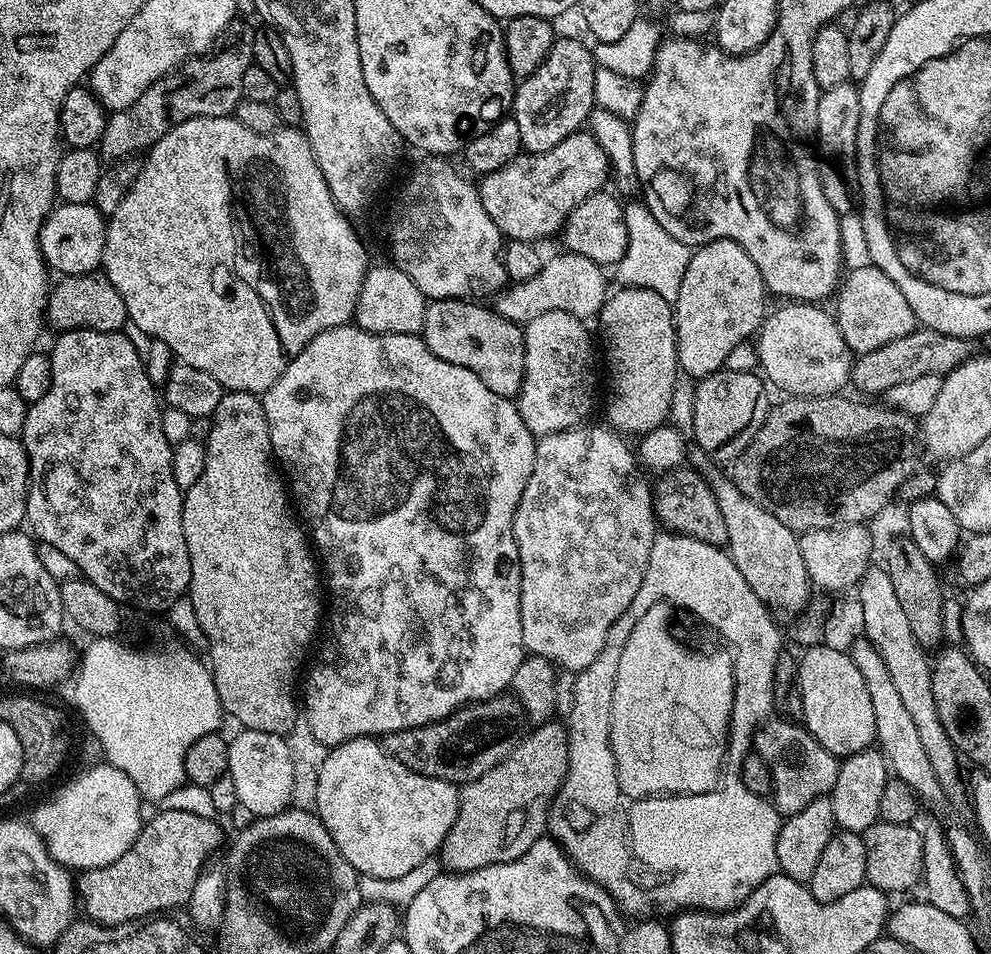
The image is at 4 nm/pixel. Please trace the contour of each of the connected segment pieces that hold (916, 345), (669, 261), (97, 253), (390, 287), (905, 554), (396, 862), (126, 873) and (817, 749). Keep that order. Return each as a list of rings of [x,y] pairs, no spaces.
[[[923,326],[917,327],[915,332],[906,334],[906,338],[886,342],[886,346],[878,346],[878,350],[859,353],[852,364],[851,387],[865,392],[865,394],[860,393],[865,397],[880,398],[890,390],[890,386],[911,382],[921,374],[944,376],[958,365],[972,359],[974,355],[972,344],[971,339],[962,336],[947,336]]]
[[[632,198],[624,204],[626,218],[626,254],[614,265],[616,276],[625,285],[634,288],[652,290],[664,298],[670,305],[675,305],[678,289],[682,286],[682,278],[686,275],[686,266],[690,266],[693,249],[689,245],[678,242],[670,230],[665,230],[662,222],[650,214],[648,205],[639,199]]]
[[[57,203],[44,219],[40,231],[40,254],[43,263],[60,276],[77,276],[97,271],[104,258],[105,231],[106,217],[98,211],[95,204]]]
[[[385,262],[381,268],[369,267],[365,274],[362,288],[358,294],[354,323],[356,327],[374,334],[410,334],[414,336],[424,331],[424,319],[428,306],[429,301],[422,294],[422,290],[418,290],[418,286],[414,286],[414,282],[410,282],[410,278],[406,278],[406,274],[402,274],[402,270]]]
[[[901,534],[889,544],[884,567],[890,574],[890,582],[893,583],[894,590],[897,592],[898,602],[901,603],[901,609],[905,612],[914,638],[918,639],[919,644],[925,650],[939,647],[944,640],[943,612],[945,599],[944,595],[942,596],[935,565],[931,564],[922,554],[922,550],[919,550],[918,546],[915,546],[910,536]]]
[[[372,738],[348,740],[344,744],[335,745],[329,752],[332,753],[321,762],[320,769],[316,772],[316,805],[314,805],[314,811],[320,817],[320,821],[326,826],[330,838],[334,838],[338,850],[342,850],[346,862],[350,862],[350,866],[354,866],[357,873],[380,879],[399,878],[402,874],[409,873],[410,870],[414,869],[414,866],[426,862],[427,859],[435,857],[439,853],[442,842],[446,838],[446,834],[450,834],[450,826],[454,826],[454,818],[458,814],[460,793],[457,785],[438,778],[423,776],[406,766],[402,766],[402,762],[390,758],[390,754],[386,754],[379,743]]]
[[[168,808],[141,827],[134,846],[118,862],[79,873],[79,907],[95,924],[125,924],[187,905],[194,882],[223,840],[224,832],[214,821],[184,808]]]
[[[769,718],[756,729],[752,746],[755,752],[770,766],[772,775],[772,795],[770,801],[787,818],[806,810],[810,802],[827,797],[838,782],[838,770],[841,761],[826,746],[819,744],[804,727],[803,723],[793,722],[788,718]]]

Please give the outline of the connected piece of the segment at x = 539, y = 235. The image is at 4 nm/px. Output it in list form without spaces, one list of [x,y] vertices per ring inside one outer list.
[[[591,132],[570,134],[554,150],[529,152],[515,156],[502,170],[483,173],[479,181],[480,197],[486,214],[508,240],[541,242],[563,229],[566,218],[590,194],[609,183],[608,159]]]

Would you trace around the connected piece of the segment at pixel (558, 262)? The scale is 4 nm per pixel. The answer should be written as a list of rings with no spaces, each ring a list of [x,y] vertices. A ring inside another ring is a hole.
[[[567,250],[561,253],[561,256],[548,256],[541,269],[528,280],[509,283],[495,297],[494,311],[502,318],[521,326],[538,318],[538,314],[546,314],[550,310],[562,310],[581,318],[595,317],[610,295],[608,280],[604,277],[605,269],[590,262],[590,258],[582,258],[582,254]]]

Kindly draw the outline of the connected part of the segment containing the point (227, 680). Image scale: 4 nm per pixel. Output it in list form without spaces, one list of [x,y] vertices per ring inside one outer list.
[[[225,391],[224,396],[218,402],[218,406],[212,411],[211,419],[210,436],[207,443],[204,444],[206,467],[202,470],[202,478],[198,478],[198,482],[194,482],[194,486],[190,486],[183,493],[182,530],[186,538],[186,550],[190,554],[190,582],[186,595],[193,603],[198,626],[202,628],[206,638],[209,639],[209,650],[206,656],[210,661],[214,686],[218,690],[221,708],[229,717],[233,716],[240,723],[239,727],[241,729],[266,730],[266,734],[284,736],[295,726],[296,720],[298,724],[298,704],[297,701],[296,704],[292,701],[292,687],[296,684],[296,675],[300,672],[300,663],[303,662],[304,655],[307,654],[308,647],[311,646],[312,639],[316,636],[316,627],[319,624],[321,627],[322,624],[322,612],[320,616],[322,576],[318,571],[318,560],[314,555],[313,545],[310,543],[301,521],[294,515],[294,508],[290,503],[289,489],[286,487],[277,465],[273,463],[274,457],[272,455],[268,419],[264,413],[261,397],[255,392]]]

